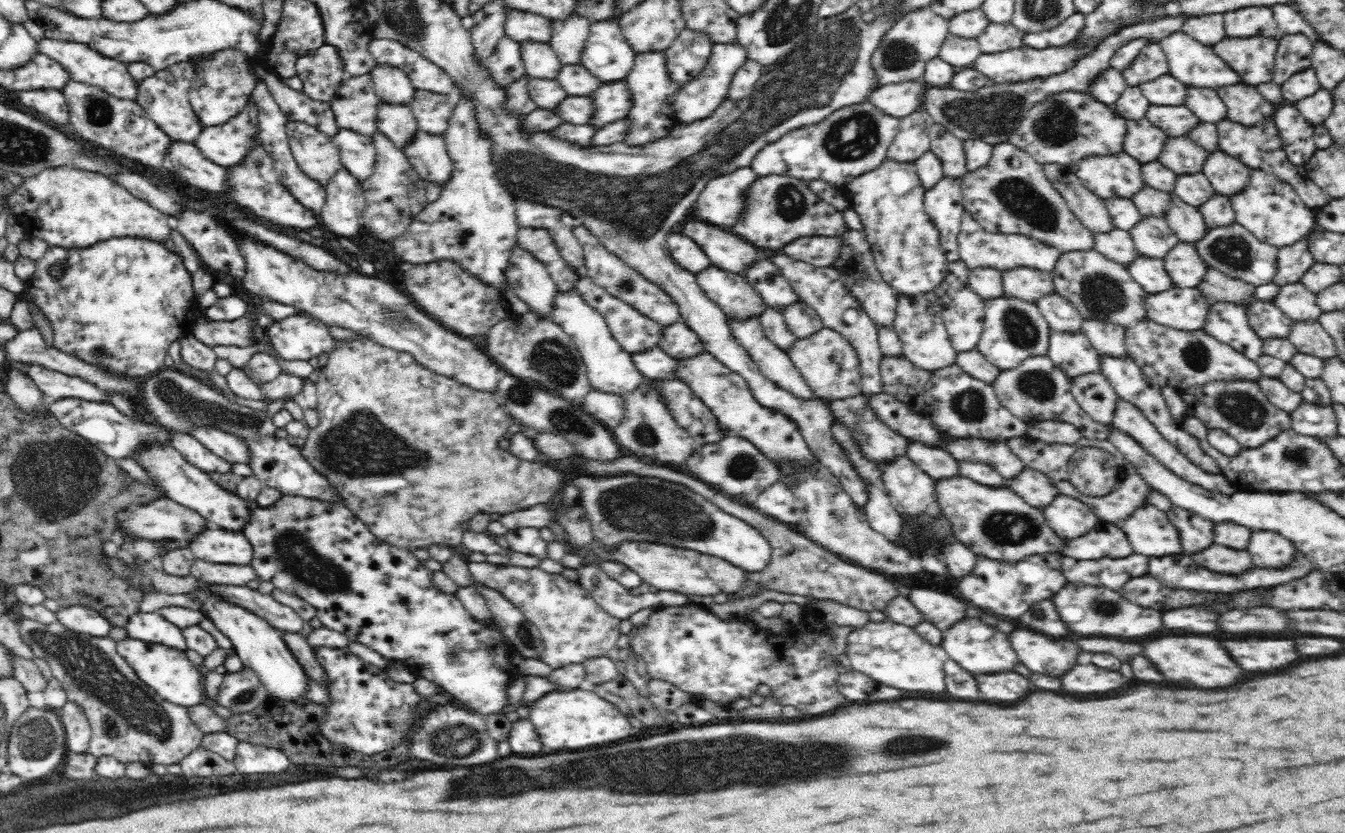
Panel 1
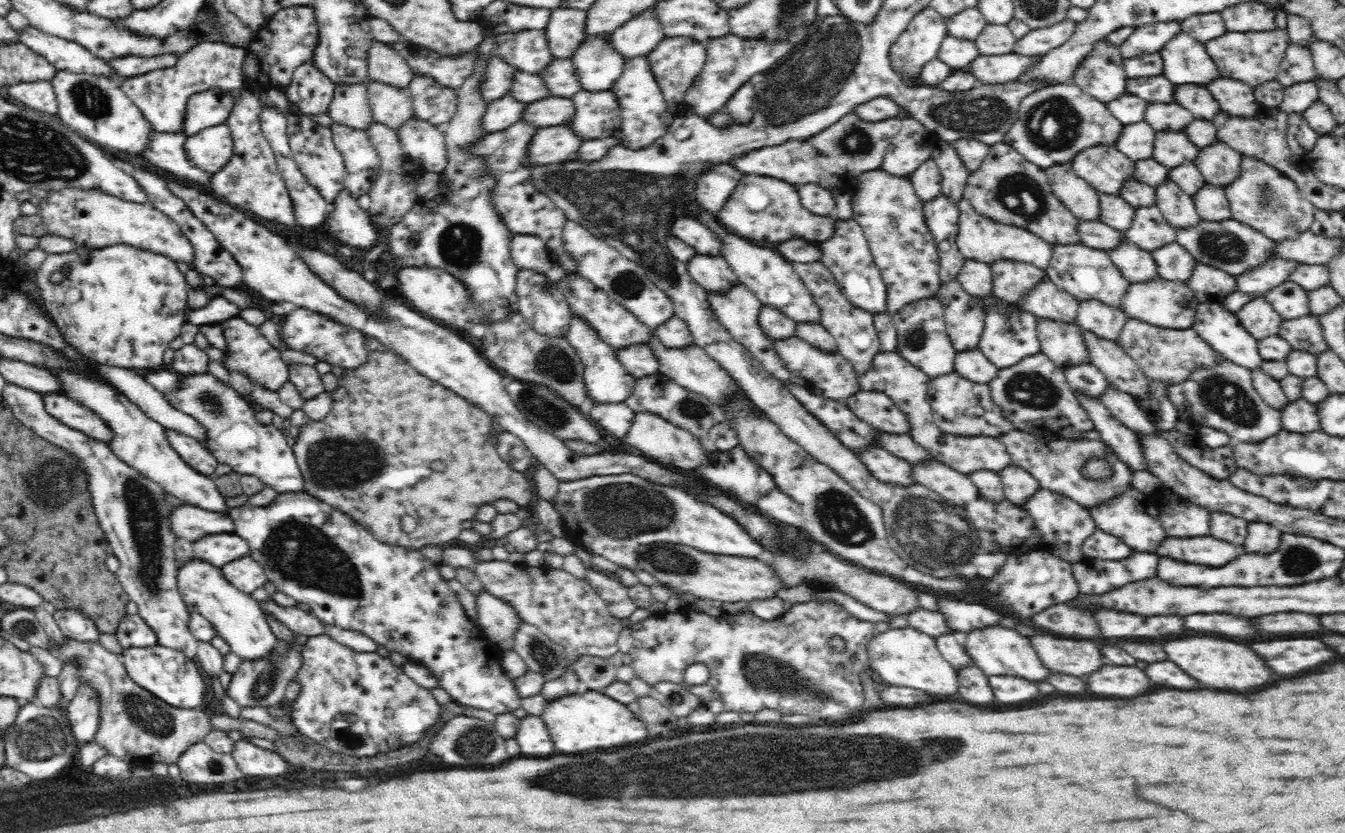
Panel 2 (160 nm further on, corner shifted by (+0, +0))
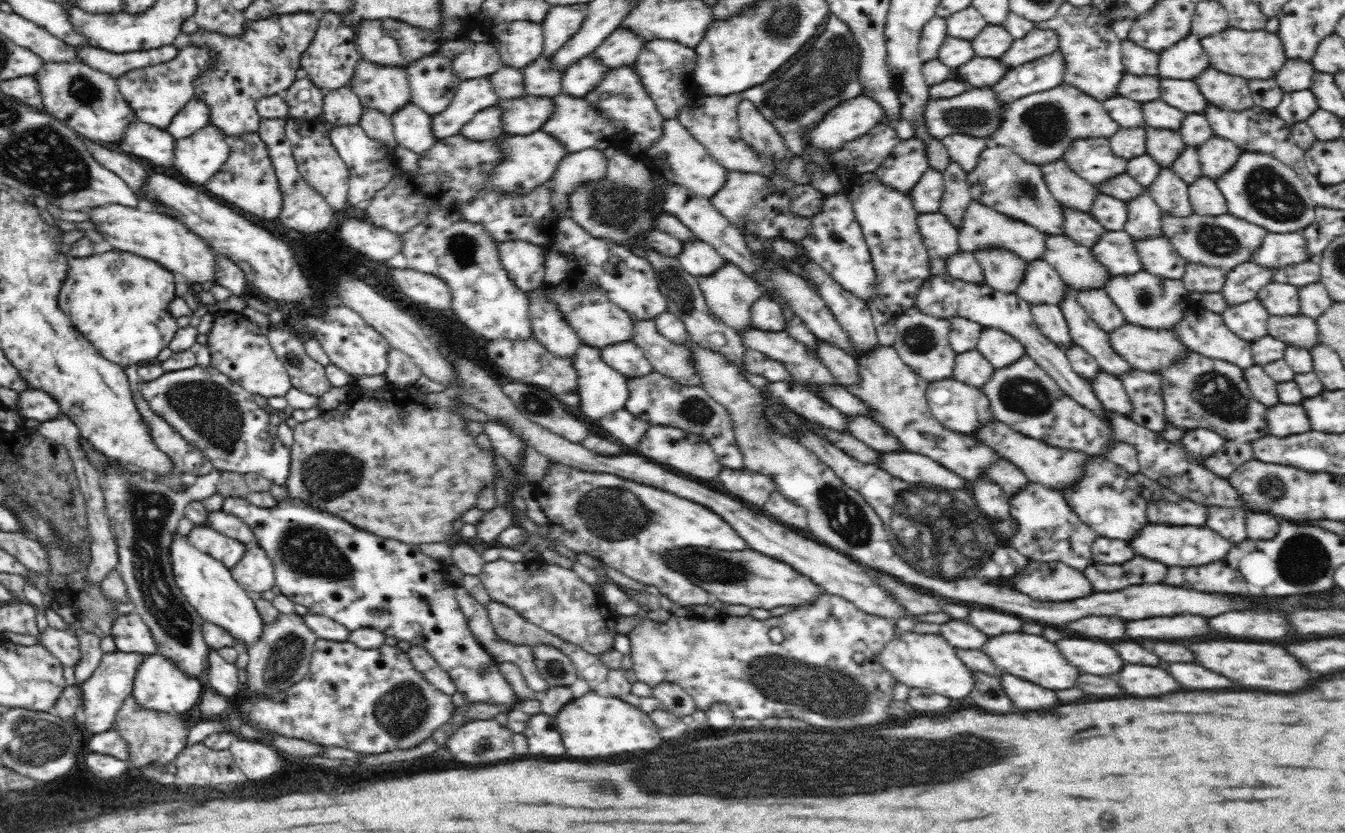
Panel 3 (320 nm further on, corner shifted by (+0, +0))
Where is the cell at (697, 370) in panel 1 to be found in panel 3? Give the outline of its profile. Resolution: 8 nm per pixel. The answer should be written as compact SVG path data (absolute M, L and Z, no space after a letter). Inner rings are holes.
M653 321L634 322L632 342L644 349L653 370L686 386L702 387L697 358L690 344L678 344L657 331Z

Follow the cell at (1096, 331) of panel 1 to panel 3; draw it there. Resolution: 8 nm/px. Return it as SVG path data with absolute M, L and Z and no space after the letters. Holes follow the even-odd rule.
M1084 289L1082 293L1077 293L1076 301L1088 313L1088 316L1106 332L1114 332L1118 327L1127 323L1122 311L1114 305L1105 289Z

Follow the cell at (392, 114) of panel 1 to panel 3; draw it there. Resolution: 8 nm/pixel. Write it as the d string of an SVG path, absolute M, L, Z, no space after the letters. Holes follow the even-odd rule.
M362 60L348 86L367 109L393 117L411 102L411 90L404 69L375 66Z

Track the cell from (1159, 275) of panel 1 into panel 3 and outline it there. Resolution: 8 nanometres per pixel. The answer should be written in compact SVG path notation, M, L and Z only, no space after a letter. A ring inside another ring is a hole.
M1110 231L1105 237L1094 245L1092 248L1094 255L1102 265L1106 265L1110 269L1110 273L1113 276L1118 277L1129 277L1132 274L1138 274L1144 270L1144 265L1142 264L1141 254L1138 253L1138 249L1135 241L1127 234L1125 231Z

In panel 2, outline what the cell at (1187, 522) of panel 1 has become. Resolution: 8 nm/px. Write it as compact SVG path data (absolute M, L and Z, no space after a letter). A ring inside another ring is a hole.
M1176 500L1176 512L1164 512L1162 524L1172 538L1194 538L1210 534L1210 512L1197 504Z

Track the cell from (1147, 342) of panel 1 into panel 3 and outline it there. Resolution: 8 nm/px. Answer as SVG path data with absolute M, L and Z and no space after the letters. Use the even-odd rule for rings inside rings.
M1127 322L1109 335L1112 347L1132 365L1132 368L1148 373L1166 372L1170 366L1184 360L1192 351L1178 337L1178 333L1174 329L1153 329Z

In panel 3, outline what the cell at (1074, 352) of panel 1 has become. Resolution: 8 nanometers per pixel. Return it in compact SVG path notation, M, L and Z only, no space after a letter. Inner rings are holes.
M1032 306L1033 319L1038 330L1053 342L1060 350L1066 350L1074 345L1069 332L1070 327L1058 306Z

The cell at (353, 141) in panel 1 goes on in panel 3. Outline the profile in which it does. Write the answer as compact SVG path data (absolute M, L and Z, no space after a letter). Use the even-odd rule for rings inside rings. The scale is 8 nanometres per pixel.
M338 126L329 130L331 143L337 153L346 163L349 171L349 190L347 203L351 205L360 202L371 201L378 193L383 190L393 178L394 163L390 159L387 149L382 143L370 138L365 130L360 126Z

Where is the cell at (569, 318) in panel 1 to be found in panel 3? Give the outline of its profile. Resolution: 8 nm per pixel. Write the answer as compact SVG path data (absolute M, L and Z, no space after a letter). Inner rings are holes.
M582 343L574 353L573 365L578 373L580 391L578 410L582 410L588 418L600 418L625 408L625 402L629 397L629 377L611 367L602 358L601 349Z

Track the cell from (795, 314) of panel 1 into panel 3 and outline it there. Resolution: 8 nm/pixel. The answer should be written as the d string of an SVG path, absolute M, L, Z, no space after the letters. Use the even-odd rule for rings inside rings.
M816 337L815 345L817 354L828 369L834 373L836 381L840 381L842 386L857 381L857 359L851 353L820 337Z

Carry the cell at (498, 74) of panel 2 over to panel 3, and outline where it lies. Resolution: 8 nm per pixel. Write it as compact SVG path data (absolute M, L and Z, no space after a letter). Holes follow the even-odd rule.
M492 75L462 81L450 106L432 117L434 135L439 139L460 135L477 112L498 105L499 100L492 85Z

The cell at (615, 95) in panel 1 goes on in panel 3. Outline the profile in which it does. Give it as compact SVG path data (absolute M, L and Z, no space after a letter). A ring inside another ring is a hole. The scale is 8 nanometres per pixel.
M564 92L552 97L552 99L556 103L556 112L540 129L558 137L568 147L568 152L576 152L590 147L596 147L604 151L612 146L611 143L614 136L616 136L618 126L615 120L608 117L598 105L594 105L585 96L575 97Z

